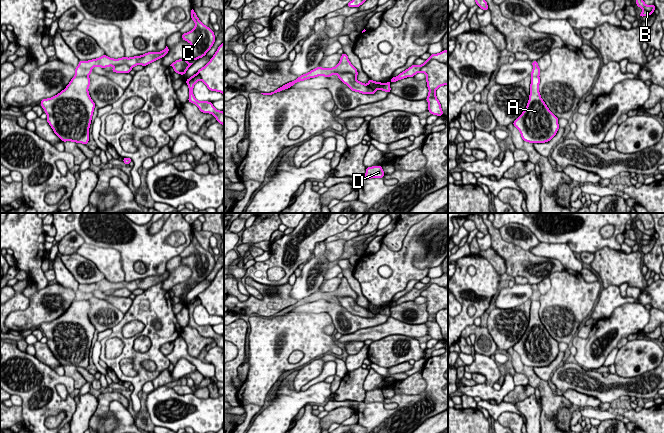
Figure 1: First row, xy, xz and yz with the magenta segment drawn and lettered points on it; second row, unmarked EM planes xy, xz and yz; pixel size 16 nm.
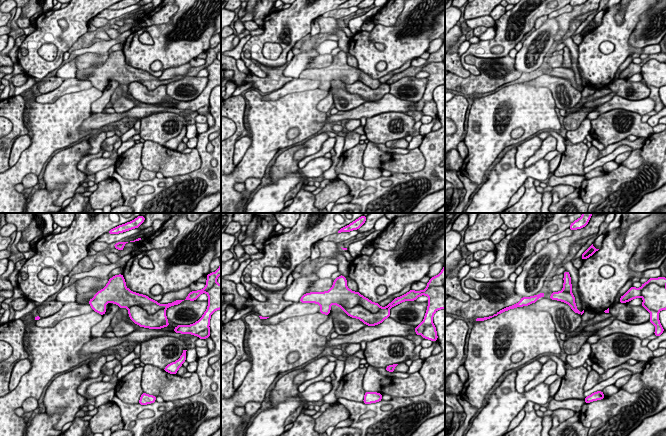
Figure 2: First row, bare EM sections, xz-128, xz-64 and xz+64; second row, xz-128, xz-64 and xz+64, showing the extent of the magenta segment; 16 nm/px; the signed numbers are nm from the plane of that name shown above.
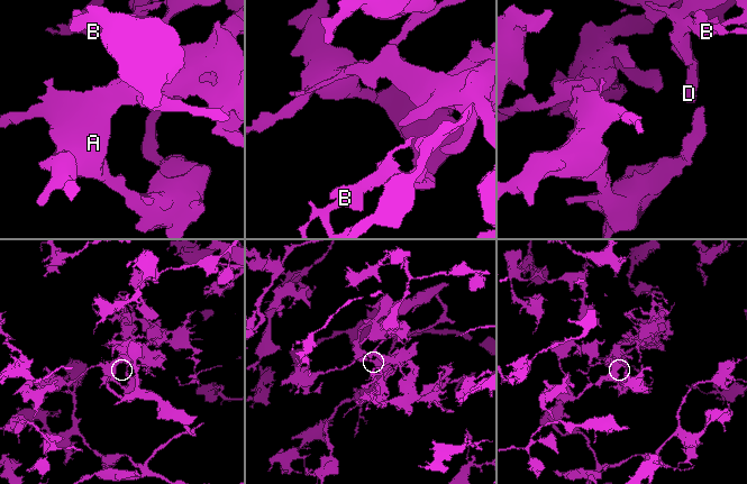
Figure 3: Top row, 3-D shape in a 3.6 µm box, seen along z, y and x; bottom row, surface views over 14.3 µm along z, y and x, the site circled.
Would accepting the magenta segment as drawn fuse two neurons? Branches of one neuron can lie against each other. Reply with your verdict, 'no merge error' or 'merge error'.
merge error

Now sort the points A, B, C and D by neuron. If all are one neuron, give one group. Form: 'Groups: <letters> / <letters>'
Groups: A / B C D

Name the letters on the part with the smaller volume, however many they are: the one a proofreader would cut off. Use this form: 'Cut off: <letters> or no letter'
Cut off: B, C, D

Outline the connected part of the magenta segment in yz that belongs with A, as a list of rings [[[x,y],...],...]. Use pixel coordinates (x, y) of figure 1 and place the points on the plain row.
[[[539,290],[533,291],[527,330],[513,346],[522,363],[533,368],[550,365],[559,353],[559,342],[549,334],[539,317],[540,296]]]

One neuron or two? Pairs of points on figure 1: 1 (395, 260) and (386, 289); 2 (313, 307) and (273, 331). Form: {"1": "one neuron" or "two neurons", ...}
{"1": "one neuron", "2": "two neurons"}

